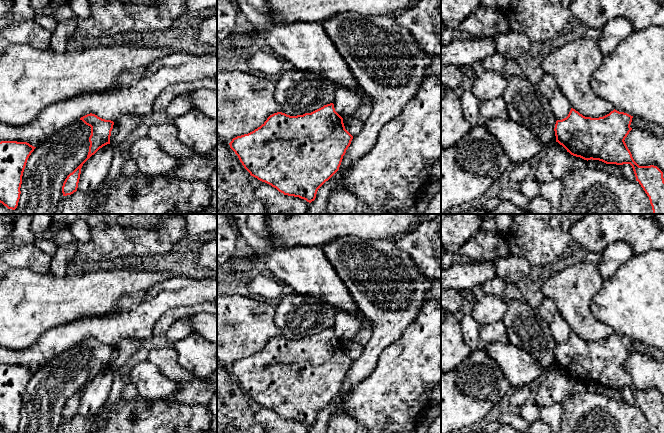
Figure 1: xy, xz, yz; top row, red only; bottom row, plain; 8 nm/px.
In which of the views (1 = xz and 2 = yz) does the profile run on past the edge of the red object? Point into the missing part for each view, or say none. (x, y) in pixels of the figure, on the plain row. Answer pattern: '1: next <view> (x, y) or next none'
1: next none
2: next none

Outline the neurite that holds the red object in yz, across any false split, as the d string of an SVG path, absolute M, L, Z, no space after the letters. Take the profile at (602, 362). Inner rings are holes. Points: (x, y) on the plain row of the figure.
M571 332L566 342L556 345L556 366L571 379L587 385L630 388L636 405L649 421L652 433L664 433L663 396L654 389L639 390L624 365L632 354L632 342L615 333L603 341L591 342Z

